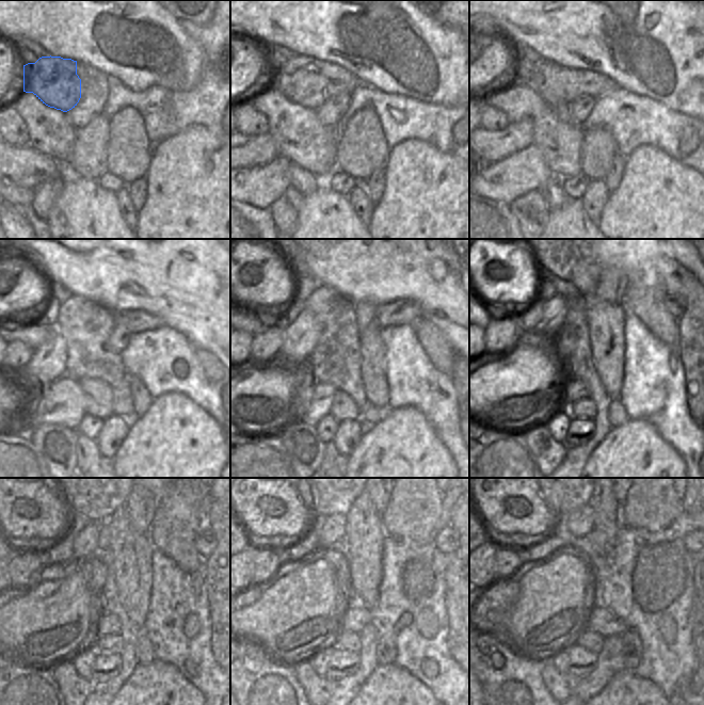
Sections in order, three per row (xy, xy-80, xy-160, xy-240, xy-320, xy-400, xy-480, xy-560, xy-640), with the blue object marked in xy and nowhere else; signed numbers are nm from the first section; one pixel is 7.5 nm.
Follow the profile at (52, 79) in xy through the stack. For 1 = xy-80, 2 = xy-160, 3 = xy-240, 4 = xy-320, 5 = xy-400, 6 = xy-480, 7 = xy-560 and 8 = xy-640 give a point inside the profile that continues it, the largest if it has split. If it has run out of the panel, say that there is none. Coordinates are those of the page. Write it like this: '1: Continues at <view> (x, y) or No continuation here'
1: Continues at xy-80 (308, 82)
2: Continues at xy-160 (557, 84)
3: Continues at xy-240 (136, 321)
4: Continues at xy-320 (398, 311)
5: Continues at xy-400 (675, 307)
6: Continues at xy-480 (205, 542)
7: Continues at xy-560 (446, 540)
8: Continues at xy-640 (686, 540)

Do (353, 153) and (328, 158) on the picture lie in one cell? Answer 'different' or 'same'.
different

